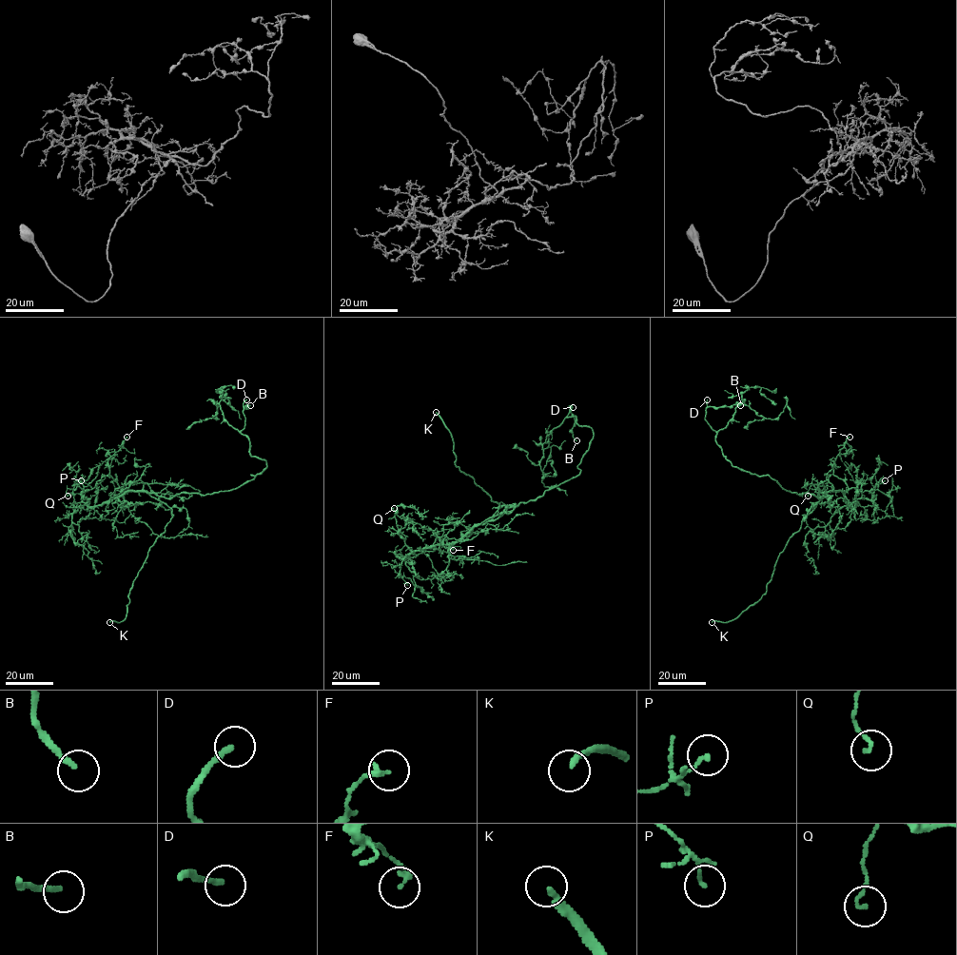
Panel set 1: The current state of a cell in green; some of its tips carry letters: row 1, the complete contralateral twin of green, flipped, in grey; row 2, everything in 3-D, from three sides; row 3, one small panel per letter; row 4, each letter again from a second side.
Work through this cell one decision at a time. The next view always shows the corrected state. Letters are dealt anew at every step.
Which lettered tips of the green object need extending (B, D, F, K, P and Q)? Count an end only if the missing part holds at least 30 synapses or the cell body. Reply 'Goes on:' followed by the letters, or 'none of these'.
Goes on: B, D, K

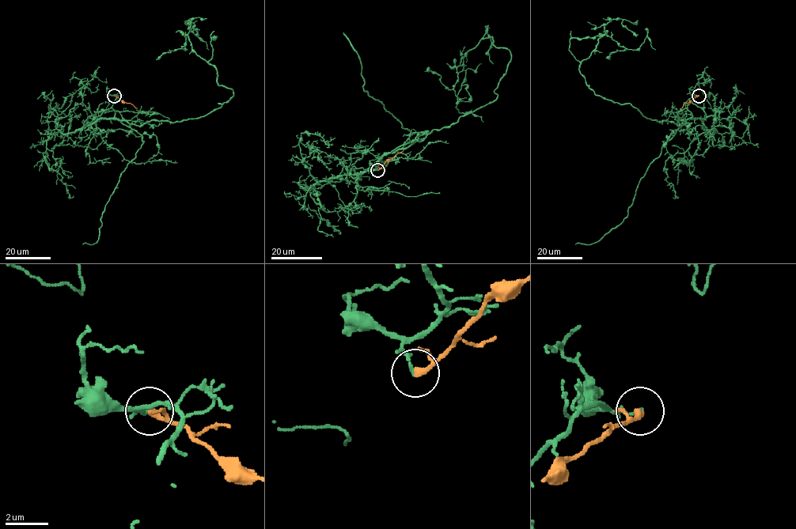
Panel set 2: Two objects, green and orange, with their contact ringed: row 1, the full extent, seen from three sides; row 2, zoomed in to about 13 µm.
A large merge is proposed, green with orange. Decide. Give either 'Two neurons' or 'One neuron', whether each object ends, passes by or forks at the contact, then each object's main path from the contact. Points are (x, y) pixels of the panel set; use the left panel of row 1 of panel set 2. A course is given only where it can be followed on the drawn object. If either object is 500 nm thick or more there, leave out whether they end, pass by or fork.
Two neurons. At the ring green ends. At the ring orange ends. Course of green: (113, 96), (115, 116), (138, 126), (204, 116), (233, 95), (185, 36), (182, 48), (191, 32), (208, 50). Course of orange: (113, 96), (137, 108)

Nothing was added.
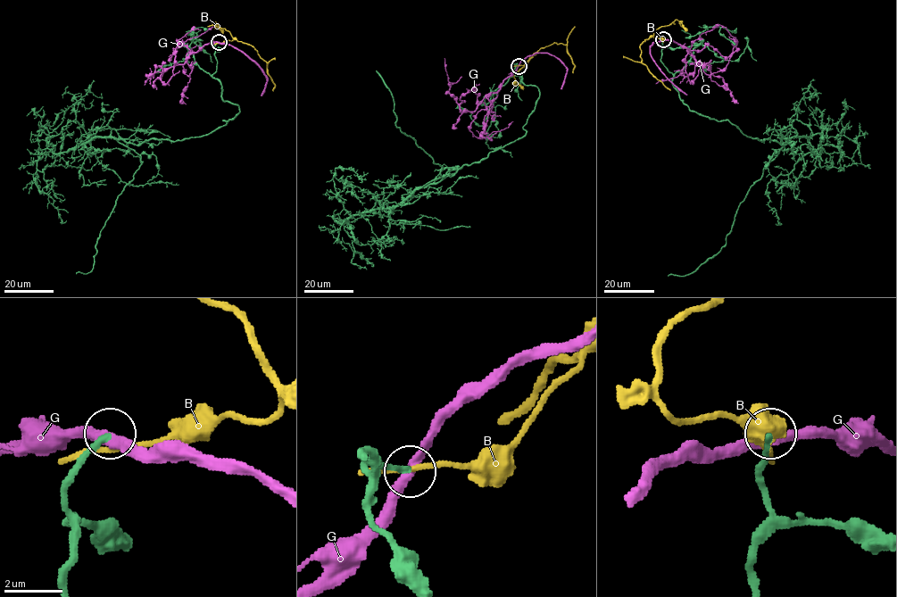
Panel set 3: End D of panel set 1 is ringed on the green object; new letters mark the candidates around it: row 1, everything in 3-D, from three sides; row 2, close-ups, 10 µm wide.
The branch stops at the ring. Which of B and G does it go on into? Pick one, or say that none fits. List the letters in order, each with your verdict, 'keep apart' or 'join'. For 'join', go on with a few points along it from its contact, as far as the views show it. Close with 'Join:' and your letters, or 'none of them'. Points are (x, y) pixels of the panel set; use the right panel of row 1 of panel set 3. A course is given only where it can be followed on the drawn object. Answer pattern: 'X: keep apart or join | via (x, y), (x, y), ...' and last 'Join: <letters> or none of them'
B: keep apart
G: keep apart
Join: none of them

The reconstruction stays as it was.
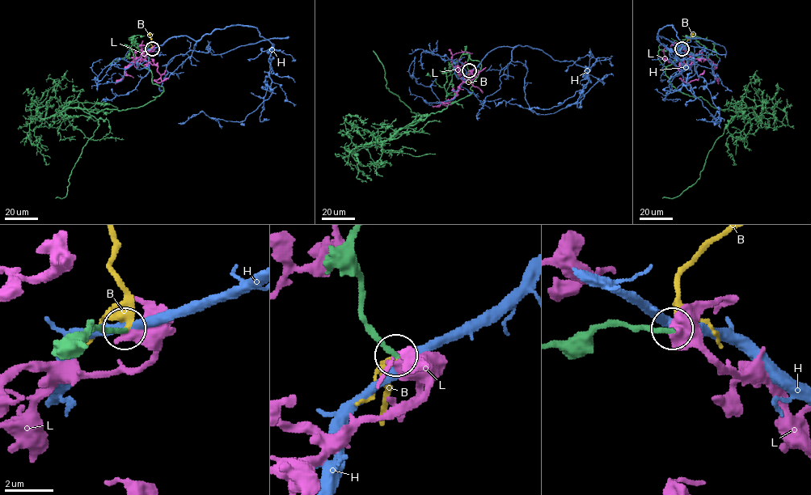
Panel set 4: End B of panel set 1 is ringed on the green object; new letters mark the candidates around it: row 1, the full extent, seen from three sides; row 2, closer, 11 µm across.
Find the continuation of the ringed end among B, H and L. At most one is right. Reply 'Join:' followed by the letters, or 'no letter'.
Join: B

